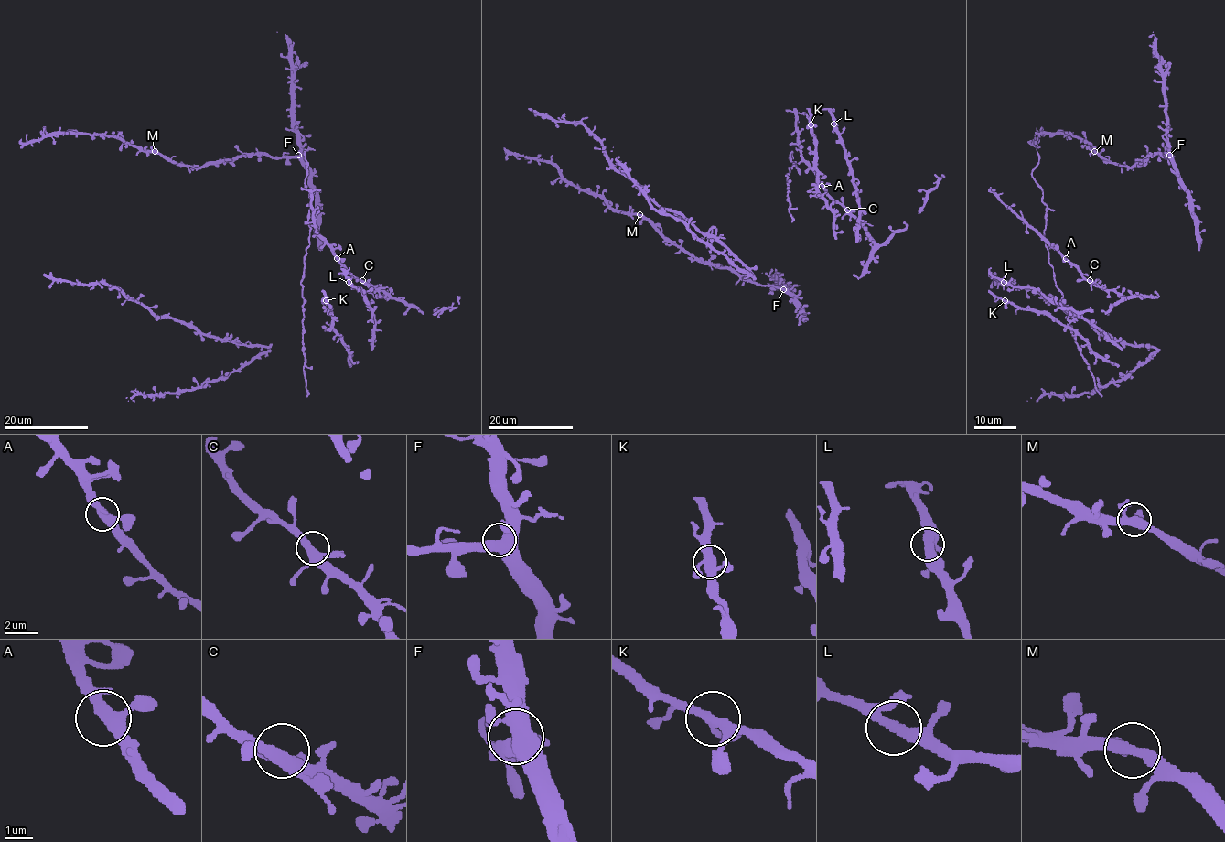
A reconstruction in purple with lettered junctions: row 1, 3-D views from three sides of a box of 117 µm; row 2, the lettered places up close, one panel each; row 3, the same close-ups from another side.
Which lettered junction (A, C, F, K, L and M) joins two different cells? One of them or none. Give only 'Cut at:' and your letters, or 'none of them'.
Cut at: none of them

